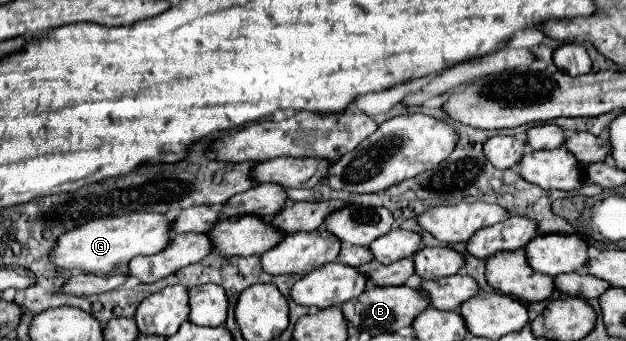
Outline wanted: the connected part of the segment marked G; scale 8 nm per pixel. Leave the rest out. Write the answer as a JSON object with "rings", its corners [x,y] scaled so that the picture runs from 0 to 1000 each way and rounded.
{"rings":[[[211,622],[188,639],[153,639],[105,686],[99,686],[83,733],[83,762],[96,786],[134,792],[141,804],[179,804],[185,786],[204,774],[214,751],[259,739],[275,704],[275,639],[265,628]]]}

